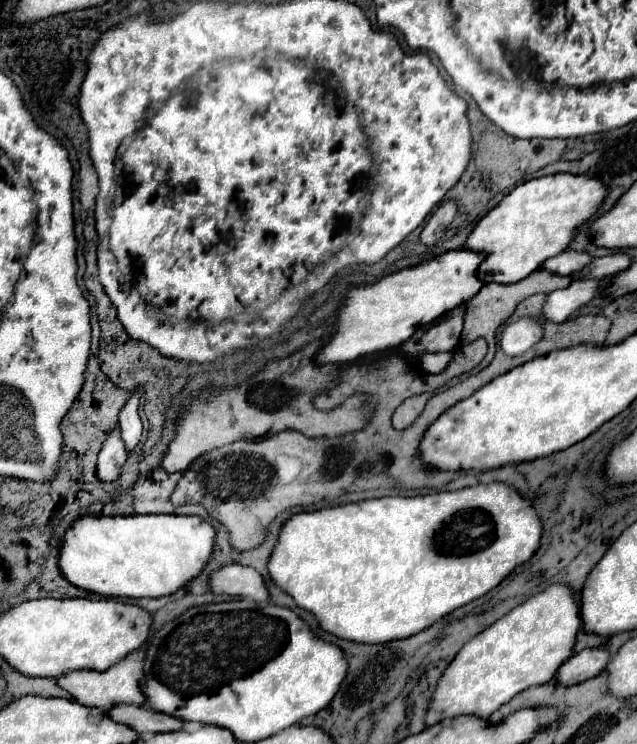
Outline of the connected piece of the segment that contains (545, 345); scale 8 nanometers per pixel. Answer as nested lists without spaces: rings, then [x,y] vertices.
[[[578,316],[574,320],[554,324],[552,336],[552,322],[542,322],[544,336],[540,340],[540,356],[546,356],[554,350],[574,348],[580,344],[600,346],[608,334],[610,320],[604,316]]]

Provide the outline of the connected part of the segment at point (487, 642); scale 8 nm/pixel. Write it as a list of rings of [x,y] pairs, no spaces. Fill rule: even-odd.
[[[554,584],[528,598],[460,648],[436,684],[424,724],[430,728],[446,718],[458,716],[486,720],[518,692],[550,682],[556,668],[570,658],[580,624],[578,602],[568,586]]]

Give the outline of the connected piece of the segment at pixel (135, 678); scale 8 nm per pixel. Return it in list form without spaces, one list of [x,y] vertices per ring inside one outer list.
[[[134,650],[128,656],[124,656],[122,660],[118,660],[116,664],[112,664],[106,672],[74,670],[74,672],[58,676],[56,684],[60,688],[64,688],[66,692],[70,692],[74,696],[74,700],[82,706],[96,706],[100,710],[108,710],[108,708],[112,708],[116,704],[122,704],[122,702],[126,702],[126,704],[144,704],[144,696],[138,688],[138,682],[140,682],[140,676],[142,676],[142,662],[144,662],[144,652]]]

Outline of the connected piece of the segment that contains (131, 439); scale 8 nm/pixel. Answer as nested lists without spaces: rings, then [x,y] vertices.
[[[134,392],[128,398],[128,402],[124,404],[124,408],[120,410],[120,420],[118,420],[128,452],[138,446],[140,436],[142,436],[142,422],[140,422],[140,416],[138,416],[138,400],[140,400],[140,394]]]

